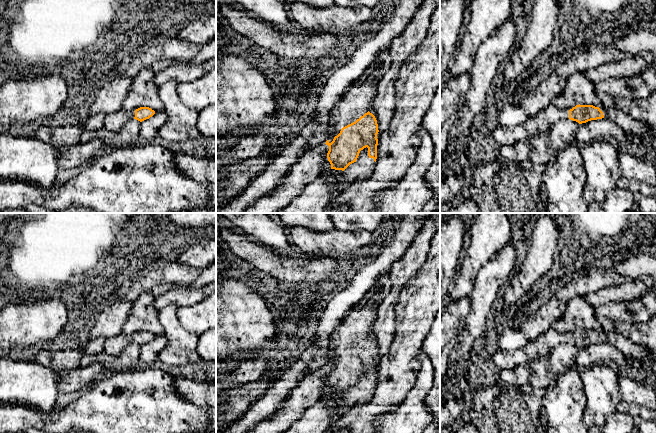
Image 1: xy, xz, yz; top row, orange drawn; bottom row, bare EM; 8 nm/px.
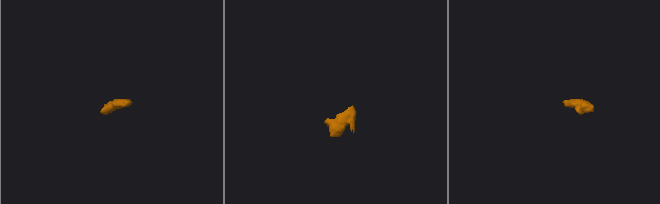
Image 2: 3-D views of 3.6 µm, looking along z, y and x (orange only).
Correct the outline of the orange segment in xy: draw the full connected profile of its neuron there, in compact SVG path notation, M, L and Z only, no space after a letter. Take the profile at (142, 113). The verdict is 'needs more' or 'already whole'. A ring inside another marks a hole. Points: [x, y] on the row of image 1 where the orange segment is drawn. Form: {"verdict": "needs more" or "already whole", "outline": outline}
{"verdict": "needs more", "outline": "M140 107L136 110L119 110L115 113L105 115L103 129L112 133L117 133L129 121L136 119L140 122L149 119L155 111L149 107Z"}

